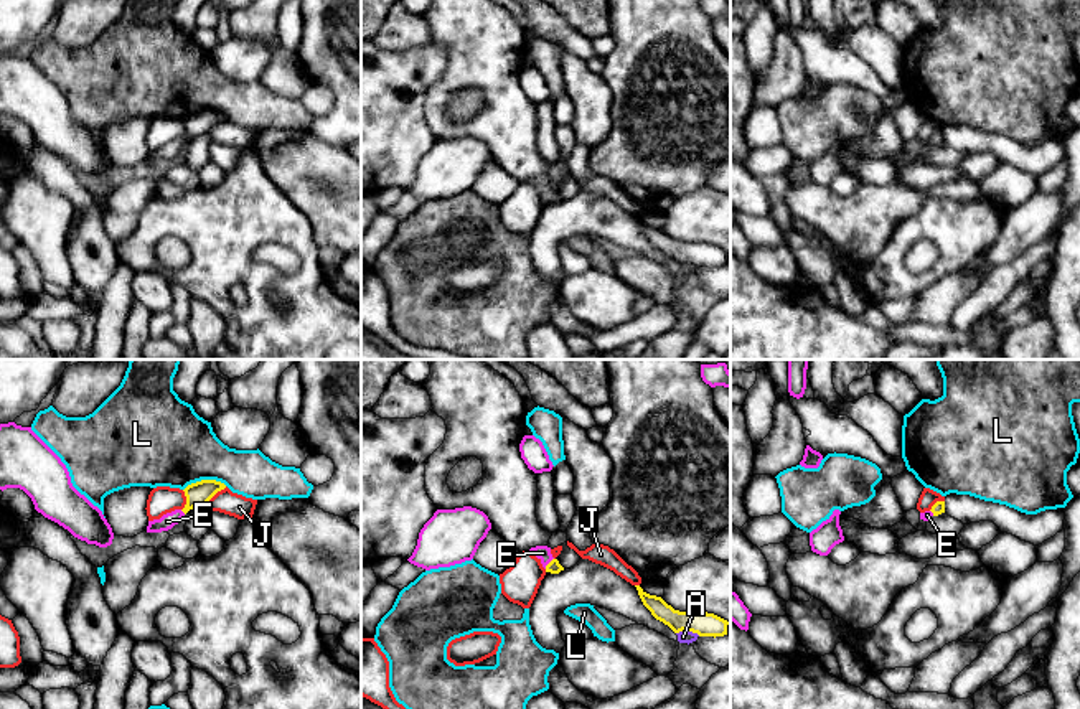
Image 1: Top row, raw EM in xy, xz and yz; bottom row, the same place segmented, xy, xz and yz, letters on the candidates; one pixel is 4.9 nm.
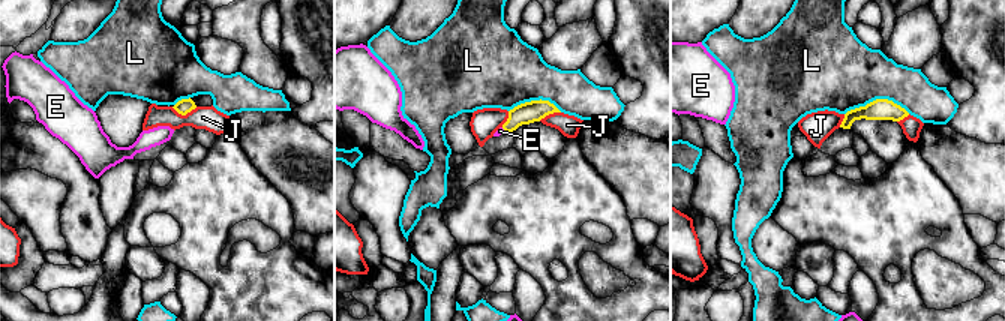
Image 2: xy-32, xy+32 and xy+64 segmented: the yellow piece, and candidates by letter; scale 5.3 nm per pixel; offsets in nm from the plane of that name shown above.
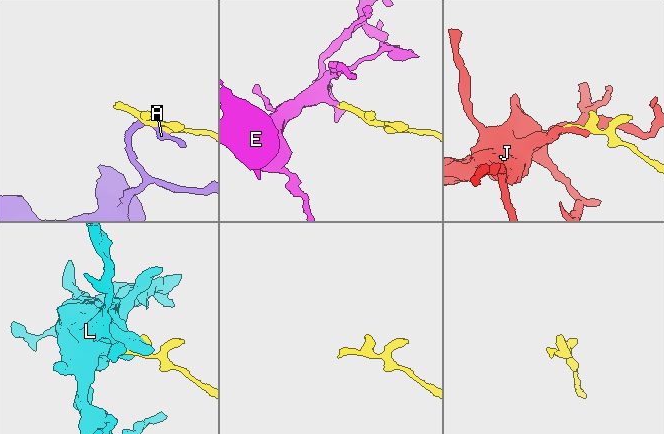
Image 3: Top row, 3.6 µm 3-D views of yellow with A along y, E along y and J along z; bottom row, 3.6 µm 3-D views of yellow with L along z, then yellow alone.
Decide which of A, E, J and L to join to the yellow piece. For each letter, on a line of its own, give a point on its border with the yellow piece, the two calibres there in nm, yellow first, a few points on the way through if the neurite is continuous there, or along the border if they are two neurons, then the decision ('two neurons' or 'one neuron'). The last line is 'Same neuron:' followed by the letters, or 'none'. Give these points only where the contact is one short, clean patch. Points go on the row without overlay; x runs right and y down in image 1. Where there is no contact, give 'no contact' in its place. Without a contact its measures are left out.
A: meets yellow in xz at (688, 261); 120 nm thick on the yellow side, 60 nm on the other; two neurons
E: meets yellow in xz at (549, 193); 60 nm thick on the yellow side, 70 nm on the other; runs through xz (554, 198), (549, 193), (543, 183); one neuron
J: meets yellow in xy at (215, 124); 120 nm thick on the yellow side, 120 nm on the other; two neurons
L: meets yellow in xy at (205, 111); 120 nm thick on the yellow side, 400 nm on the other; two neurons
Same neuron: E

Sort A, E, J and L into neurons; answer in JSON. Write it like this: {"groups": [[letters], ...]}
{"groups": [["A"], ["E"], ["J"], ["L"]]}

